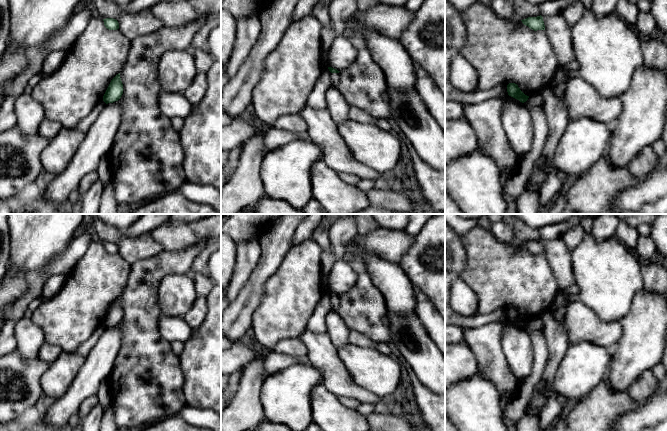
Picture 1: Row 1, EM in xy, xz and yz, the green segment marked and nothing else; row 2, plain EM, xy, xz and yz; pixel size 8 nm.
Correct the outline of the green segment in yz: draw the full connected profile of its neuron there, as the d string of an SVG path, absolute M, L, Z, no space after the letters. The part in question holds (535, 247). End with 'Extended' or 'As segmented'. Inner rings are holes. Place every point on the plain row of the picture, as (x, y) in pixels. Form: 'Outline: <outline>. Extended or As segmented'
Outline: M541 239L537 240L537 241L528 241L521 245L524 249L528 250L530 253L532 253L534 255L545 254L543 241Z. As segmented

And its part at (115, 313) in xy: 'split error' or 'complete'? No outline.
complete

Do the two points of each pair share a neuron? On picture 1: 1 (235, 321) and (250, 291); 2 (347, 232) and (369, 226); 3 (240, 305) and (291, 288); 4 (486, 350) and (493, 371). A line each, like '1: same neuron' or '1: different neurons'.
1: same neuron
2: different neurons
3: different neurons
4: same neuron

